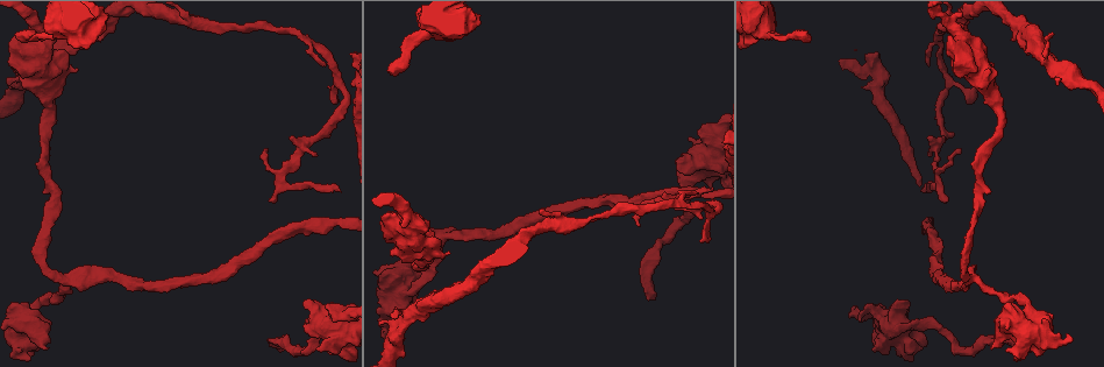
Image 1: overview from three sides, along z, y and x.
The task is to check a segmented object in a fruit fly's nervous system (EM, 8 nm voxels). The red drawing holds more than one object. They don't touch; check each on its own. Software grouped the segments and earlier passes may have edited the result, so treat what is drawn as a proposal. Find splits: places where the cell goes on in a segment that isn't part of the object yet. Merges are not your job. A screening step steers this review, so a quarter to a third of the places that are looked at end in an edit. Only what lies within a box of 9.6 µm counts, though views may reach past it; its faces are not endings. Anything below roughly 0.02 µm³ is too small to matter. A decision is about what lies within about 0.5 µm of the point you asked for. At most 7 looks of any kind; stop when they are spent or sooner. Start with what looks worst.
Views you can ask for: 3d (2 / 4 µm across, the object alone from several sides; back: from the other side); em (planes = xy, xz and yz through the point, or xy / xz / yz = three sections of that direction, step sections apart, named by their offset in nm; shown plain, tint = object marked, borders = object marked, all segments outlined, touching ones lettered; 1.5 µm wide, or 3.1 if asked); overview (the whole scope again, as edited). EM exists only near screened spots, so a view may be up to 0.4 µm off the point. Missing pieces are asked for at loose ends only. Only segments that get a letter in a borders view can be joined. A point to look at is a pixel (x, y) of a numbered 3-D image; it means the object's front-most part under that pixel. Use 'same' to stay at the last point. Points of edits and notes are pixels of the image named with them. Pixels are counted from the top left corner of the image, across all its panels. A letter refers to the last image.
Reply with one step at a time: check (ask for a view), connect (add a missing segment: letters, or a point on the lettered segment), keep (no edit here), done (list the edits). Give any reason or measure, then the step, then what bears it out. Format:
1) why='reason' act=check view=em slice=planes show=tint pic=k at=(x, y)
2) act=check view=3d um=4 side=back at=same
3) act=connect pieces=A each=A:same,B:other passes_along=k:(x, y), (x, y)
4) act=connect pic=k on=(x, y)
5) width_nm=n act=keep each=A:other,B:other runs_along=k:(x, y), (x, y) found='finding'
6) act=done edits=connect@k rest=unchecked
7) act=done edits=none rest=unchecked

why='long arm stops here' act=check view=em slice=planes show=borders pic=1 at=(280, 349)

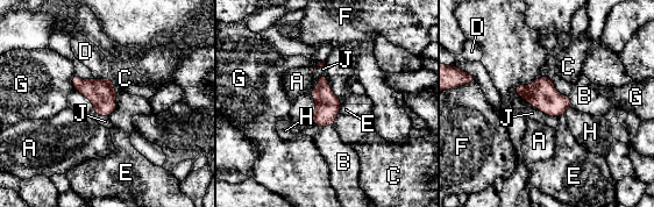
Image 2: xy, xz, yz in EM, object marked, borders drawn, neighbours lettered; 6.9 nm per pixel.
width_nm=180 act=connect pieces=B each=A:other,B:same,C:other,D:other,E:other,F:other,G:other,H:other,J:other found='it goes on there'

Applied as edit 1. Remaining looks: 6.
why='branch stops here' act=check view=3d um=4 pic=1 at=(393, 75)

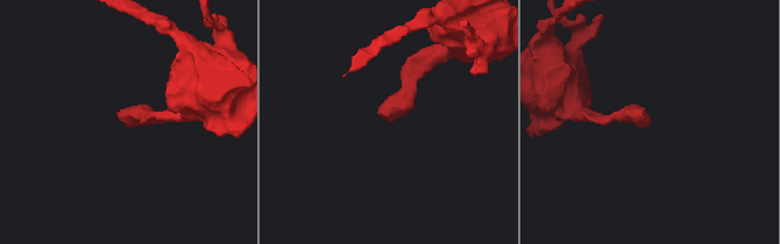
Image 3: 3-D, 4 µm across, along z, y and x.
why='need the tissue' act=check view=em slice=xz step=8 show=borders pic=3 at=(390, 122)

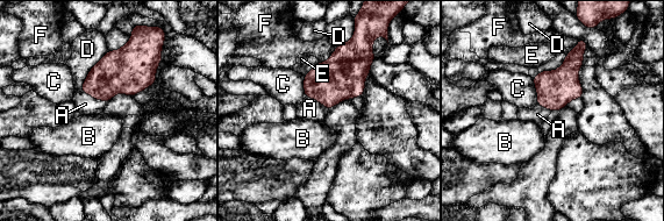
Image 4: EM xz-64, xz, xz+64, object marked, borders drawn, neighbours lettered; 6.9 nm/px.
longest_contact=D:360nm act=connect pieces=A each=A:same,B:other,C:other,D:other,E:other,F:other passes_along=4:(118, 71), (93, 98), (85, 104) found='it goes on there'

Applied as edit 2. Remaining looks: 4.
act=check view=overview

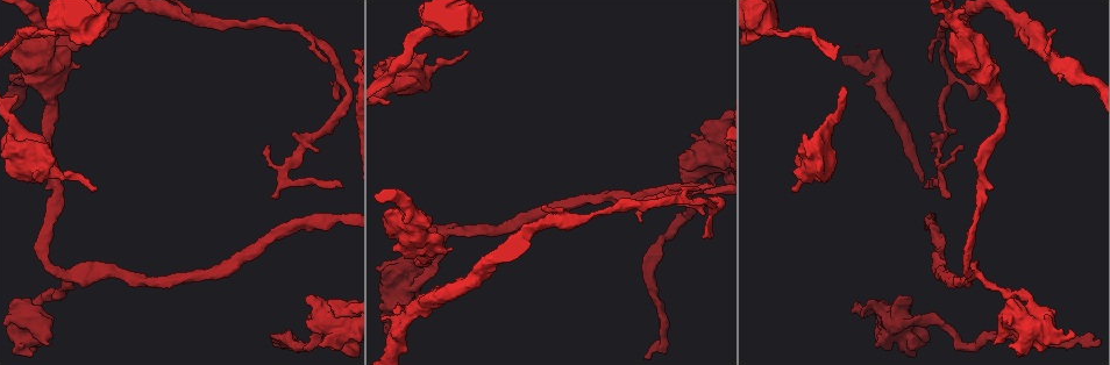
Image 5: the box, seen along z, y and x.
why='an open end' act=check view=em slice=planes show=borders pic=5 at=(468, 51)

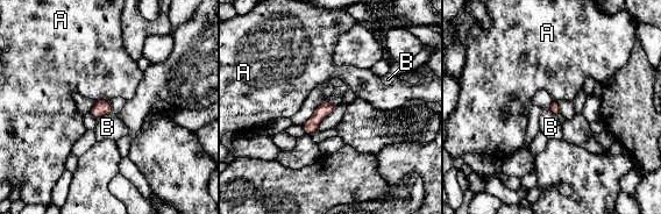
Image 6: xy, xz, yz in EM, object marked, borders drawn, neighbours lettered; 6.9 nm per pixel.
act=keep each=A:other,B:other border=6:(112, 113), (104, 114), (97, 120) found='no lettered segment goes on from it'

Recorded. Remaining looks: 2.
act=done edits=connect@2,connect@4 rest=unchecked

